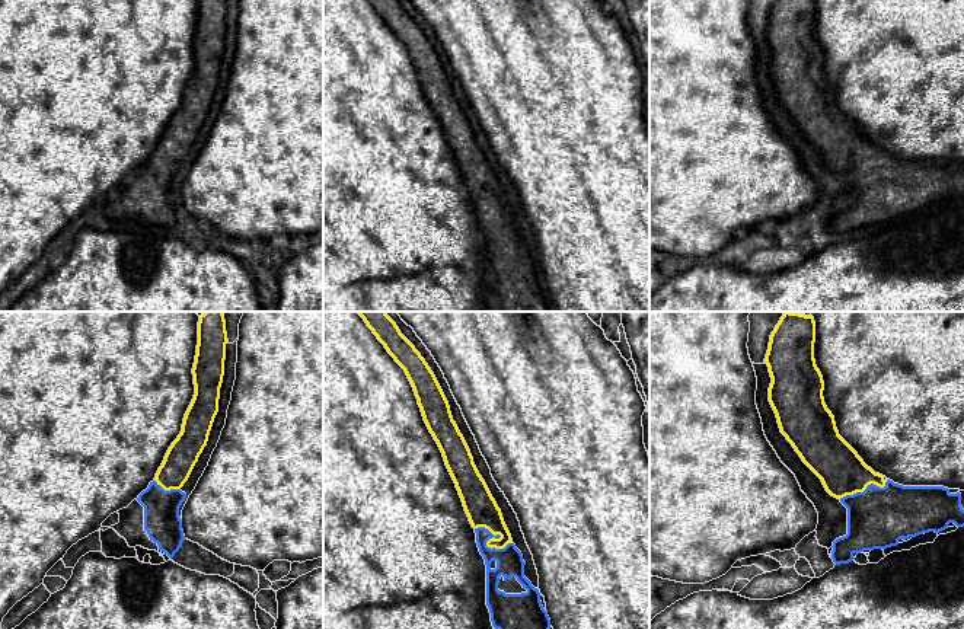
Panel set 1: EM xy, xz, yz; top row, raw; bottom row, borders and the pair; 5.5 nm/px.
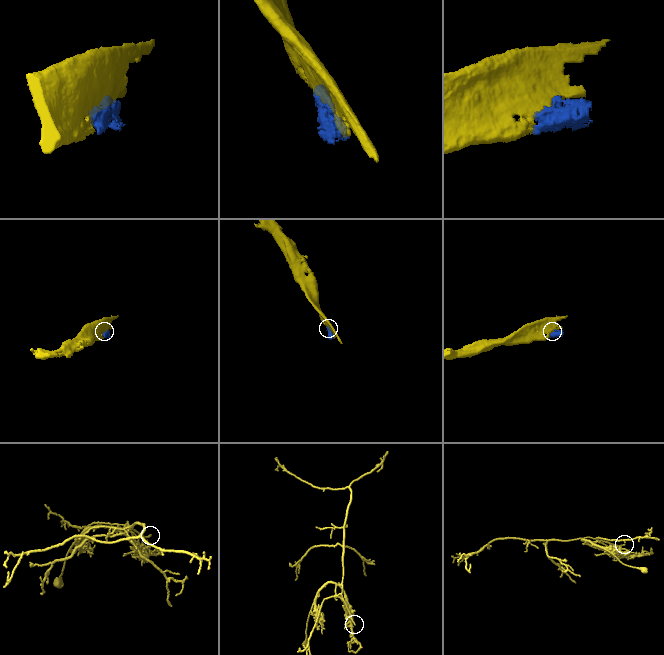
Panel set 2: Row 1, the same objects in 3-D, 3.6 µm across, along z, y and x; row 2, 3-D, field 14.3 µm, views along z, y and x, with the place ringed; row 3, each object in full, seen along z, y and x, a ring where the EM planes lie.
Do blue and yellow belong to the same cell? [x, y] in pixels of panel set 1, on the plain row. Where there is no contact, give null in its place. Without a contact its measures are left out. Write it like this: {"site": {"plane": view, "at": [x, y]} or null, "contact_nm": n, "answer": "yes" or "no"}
{"site": {"plane": "xz", "at": [485, 217]}, "contact_nm": 220, "answer": "yes"}

